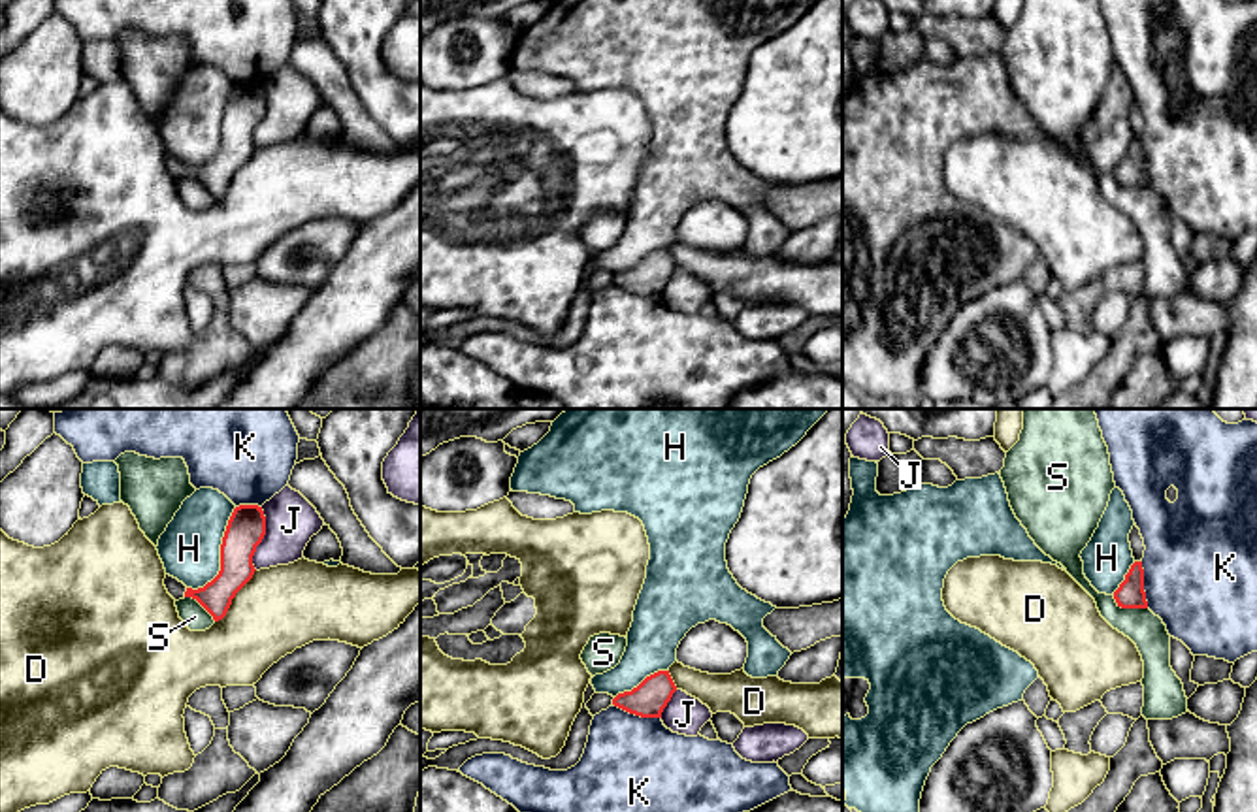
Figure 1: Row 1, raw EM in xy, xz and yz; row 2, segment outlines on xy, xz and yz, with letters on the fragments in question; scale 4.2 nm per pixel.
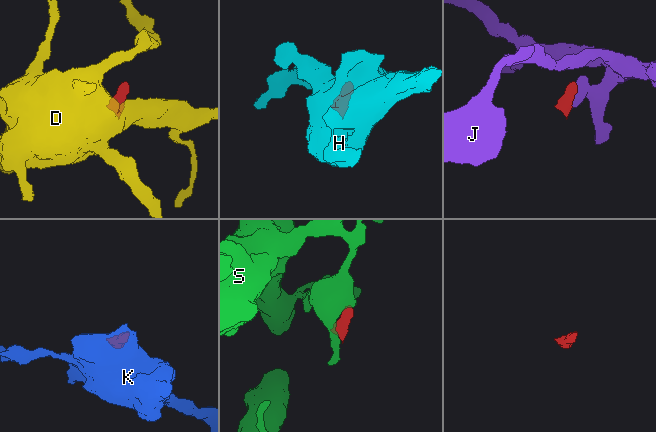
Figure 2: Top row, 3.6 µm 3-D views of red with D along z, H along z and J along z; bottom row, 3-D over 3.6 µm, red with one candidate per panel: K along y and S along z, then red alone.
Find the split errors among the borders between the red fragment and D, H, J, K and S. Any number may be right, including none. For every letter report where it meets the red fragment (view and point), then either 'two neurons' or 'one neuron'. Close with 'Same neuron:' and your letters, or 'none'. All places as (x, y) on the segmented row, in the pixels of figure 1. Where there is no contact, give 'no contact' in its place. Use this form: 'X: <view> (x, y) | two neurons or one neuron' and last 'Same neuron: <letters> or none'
D: xy (234, 596) | two neurons
H: xy (221, 556) | two neurons
J: xy (262, 537) | two neurons
K: xz (637, 714) | two neurons
S: yz (1129, 607) | two neurons
Same neuron: none

